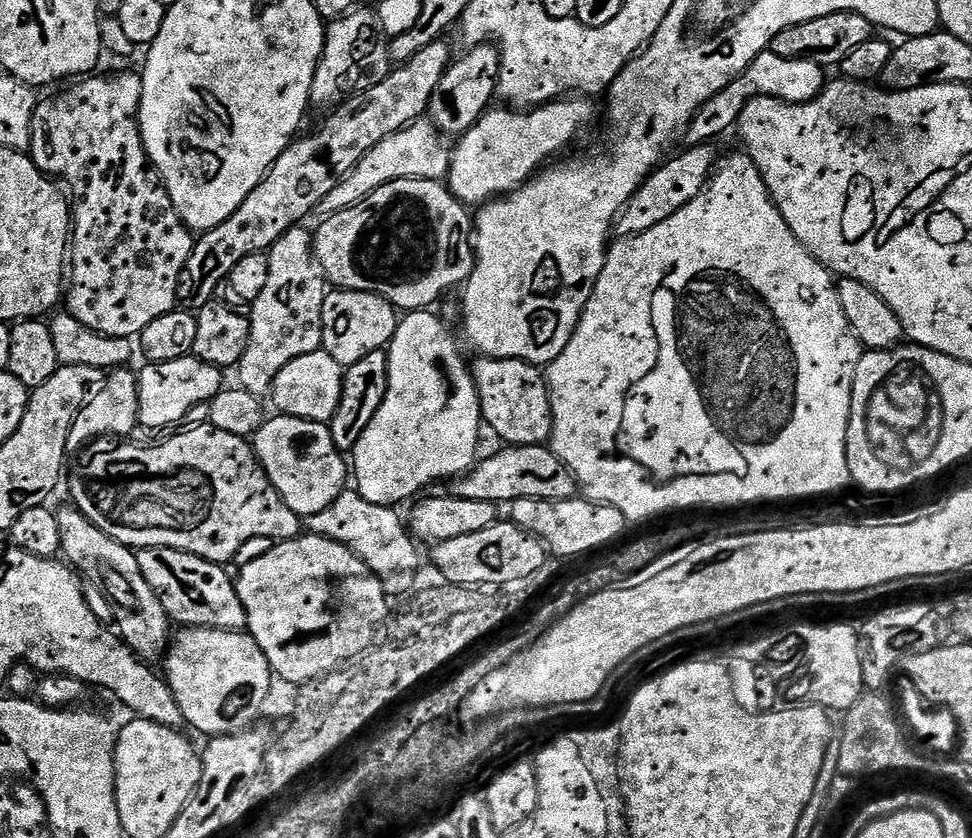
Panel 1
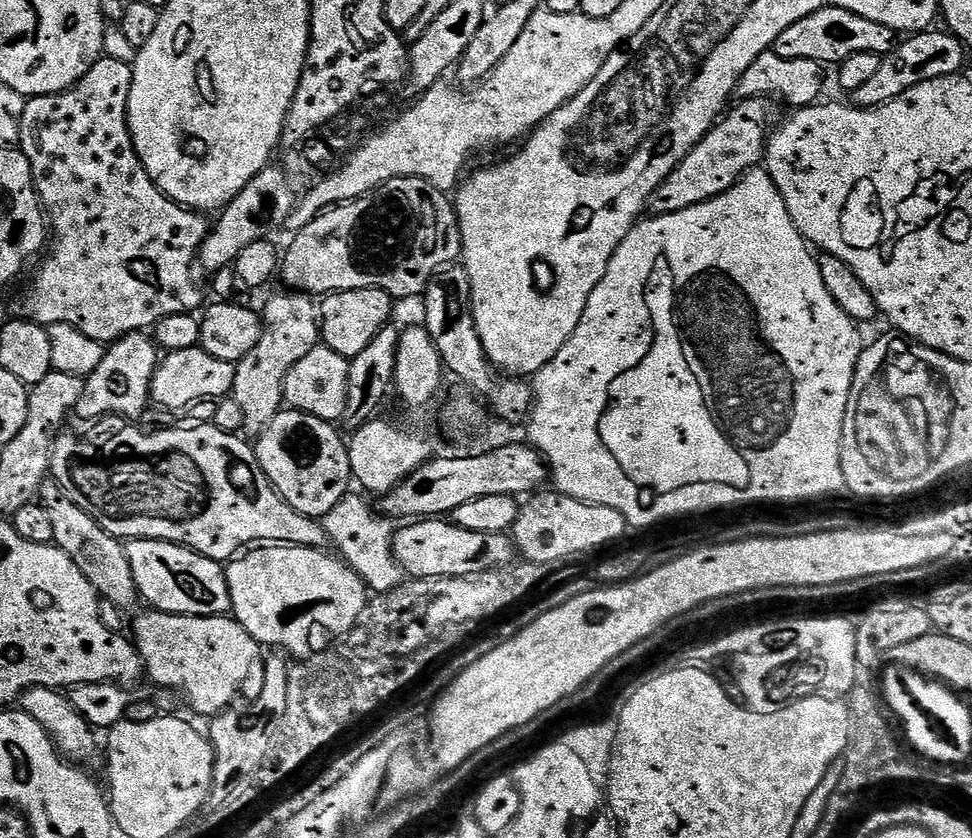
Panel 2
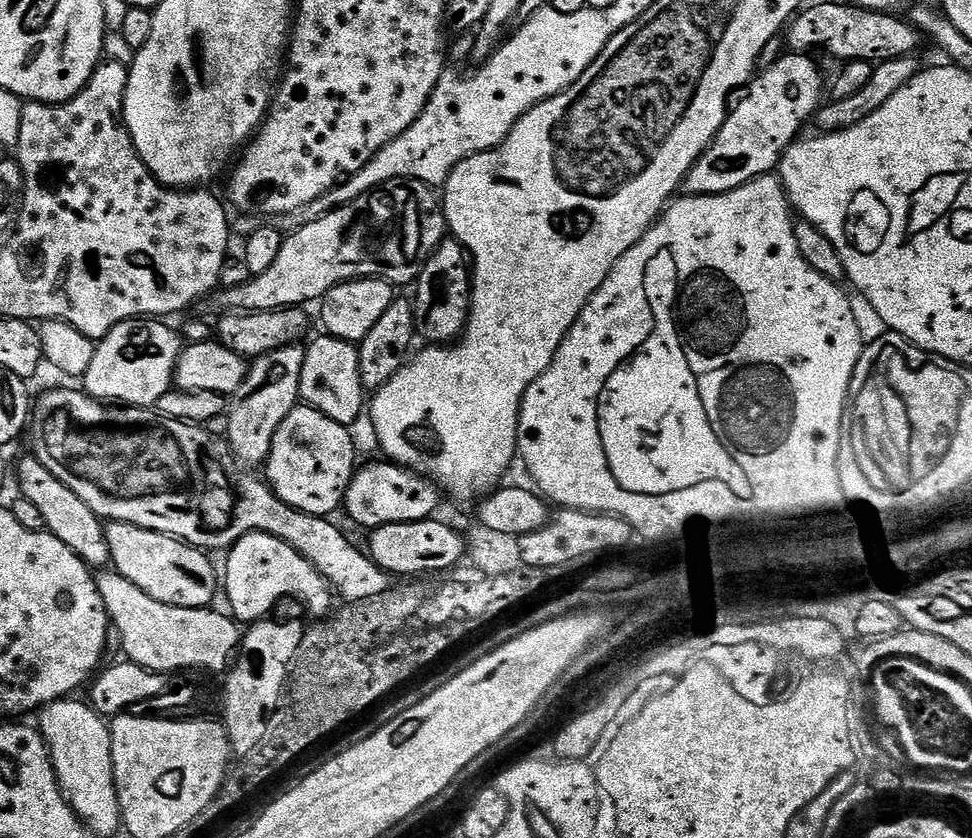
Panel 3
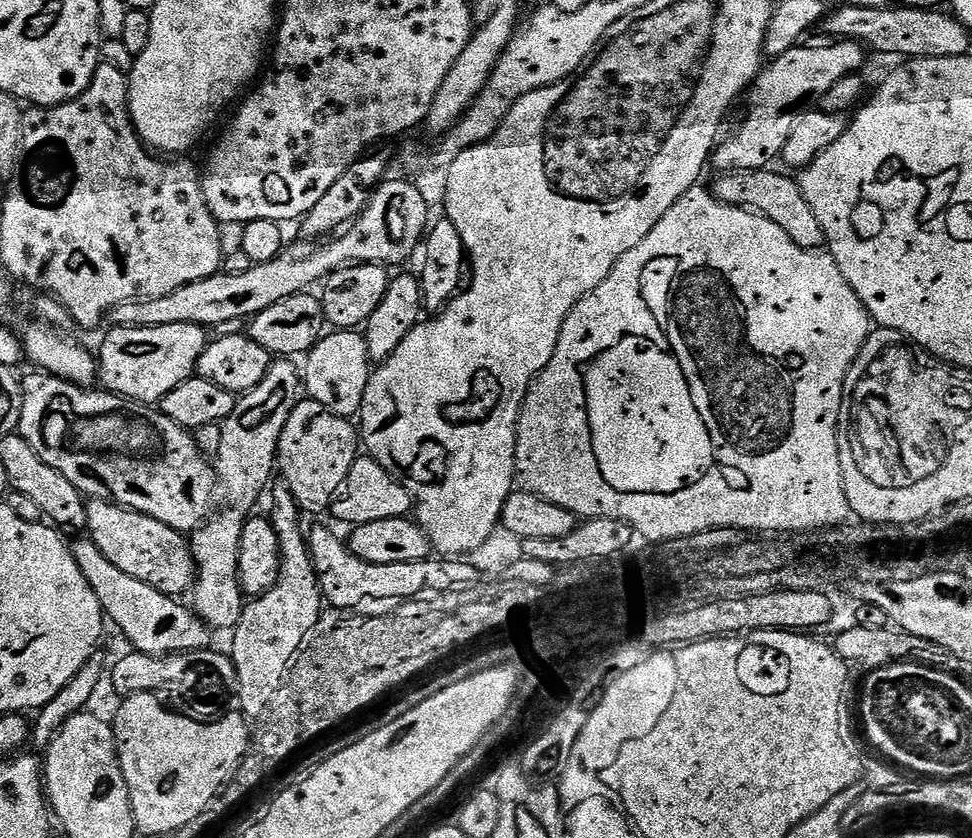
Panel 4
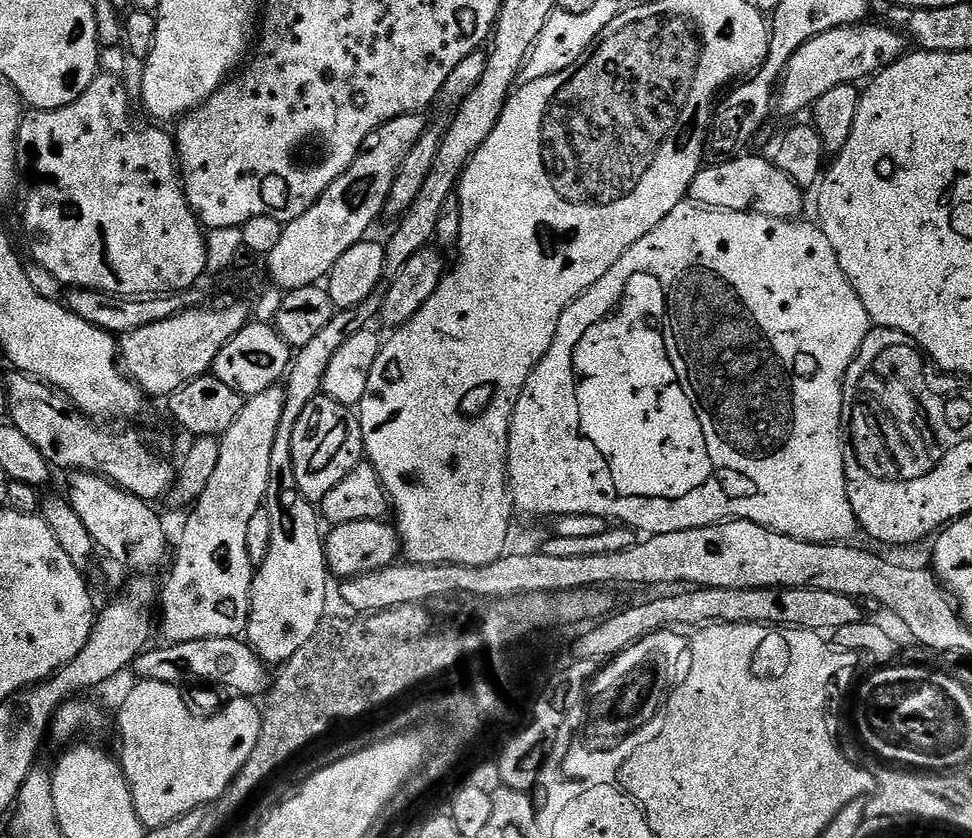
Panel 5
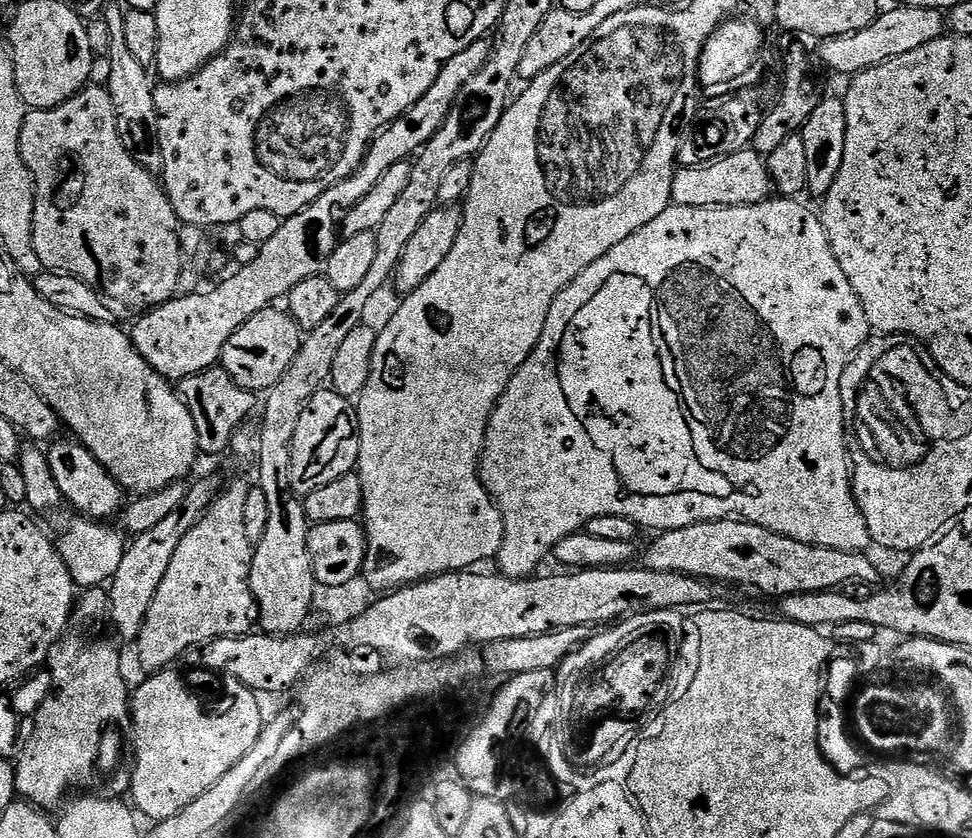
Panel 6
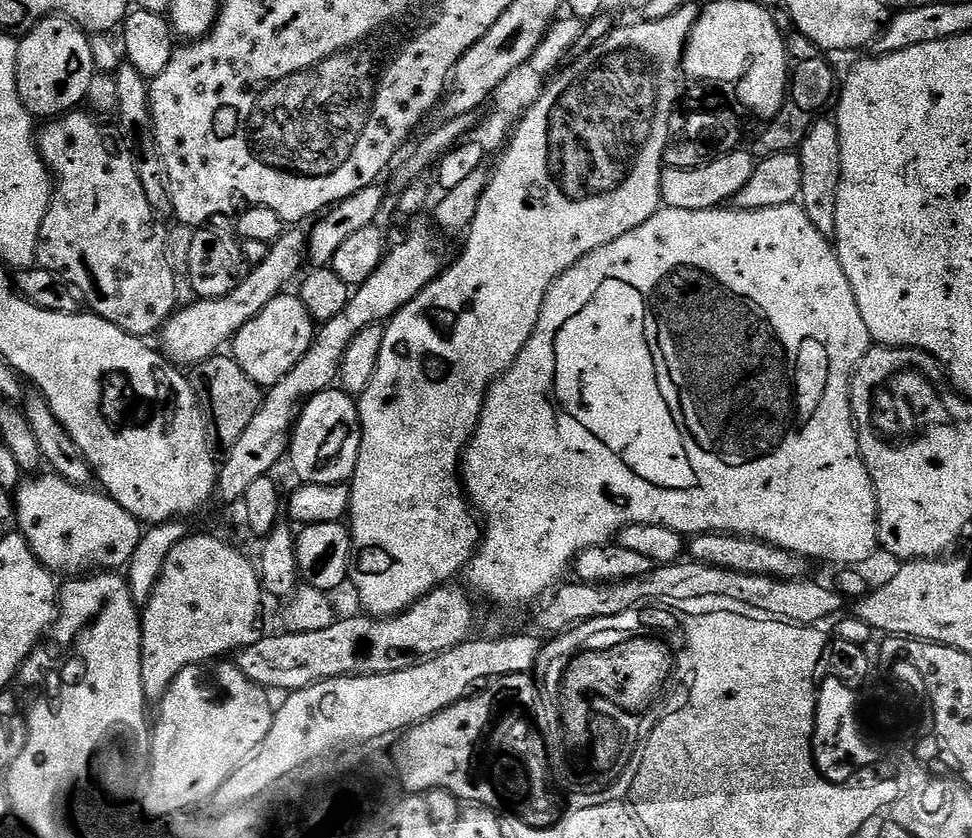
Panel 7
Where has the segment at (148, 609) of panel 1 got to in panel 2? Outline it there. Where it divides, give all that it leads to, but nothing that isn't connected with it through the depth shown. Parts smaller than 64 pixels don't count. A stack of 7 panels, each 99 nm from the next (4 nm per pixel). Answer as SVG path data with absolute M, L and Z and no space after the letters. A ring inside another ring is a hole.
M55 482L41 484L38 500L43 504L46 514L50 514L50 523L54 526L56 547L63 550L72 559L74 566L78 566L78 570L82 570L82 574L86 574L90 586L94 586L96 593L103 599L116 604L121 610L128 610L138 604L134 574L130 570L130 558L126 558L124 544L117 537L102 530L100 523L94 518L90 518L90 514L86 514L86 510L78 507L64 493L59 484Z

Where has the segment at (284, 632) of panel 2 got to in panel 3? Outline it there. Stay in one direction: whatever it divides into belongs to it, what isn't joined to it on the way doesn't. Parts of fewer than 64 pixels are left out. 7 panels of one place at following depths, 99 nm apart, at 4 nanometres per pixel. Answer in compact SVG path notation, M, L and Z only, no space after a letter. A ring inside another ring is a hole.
M247 532L231 548L227 549L228 565L222 568L222 592L228 595L231 615L240 622L255 622L273 615L272 607L279 600L293 596L312 618L324 618L329 615L328 607L334 601L334 593L318 570L298 554L286 542L277 536L265 532Z

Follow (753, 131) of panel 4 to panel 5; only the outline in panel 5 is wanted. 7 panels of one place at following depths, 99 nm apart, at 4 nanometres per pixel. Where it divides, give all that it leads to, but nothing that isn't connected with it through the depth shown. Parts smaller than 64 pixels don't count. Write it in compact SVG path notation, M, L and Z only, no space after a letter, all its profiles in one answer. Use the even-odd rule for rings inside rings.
M884 22L872 23L847 24L841 28L826 30L807 40L784 67L778 95L774 100L778 112L784 116L792 116L803 108L804 111L811 109L816 100L822 98L822 94L834 90L834 86L856 84L864 79L867 81L905 55L906 40L897 29Z

